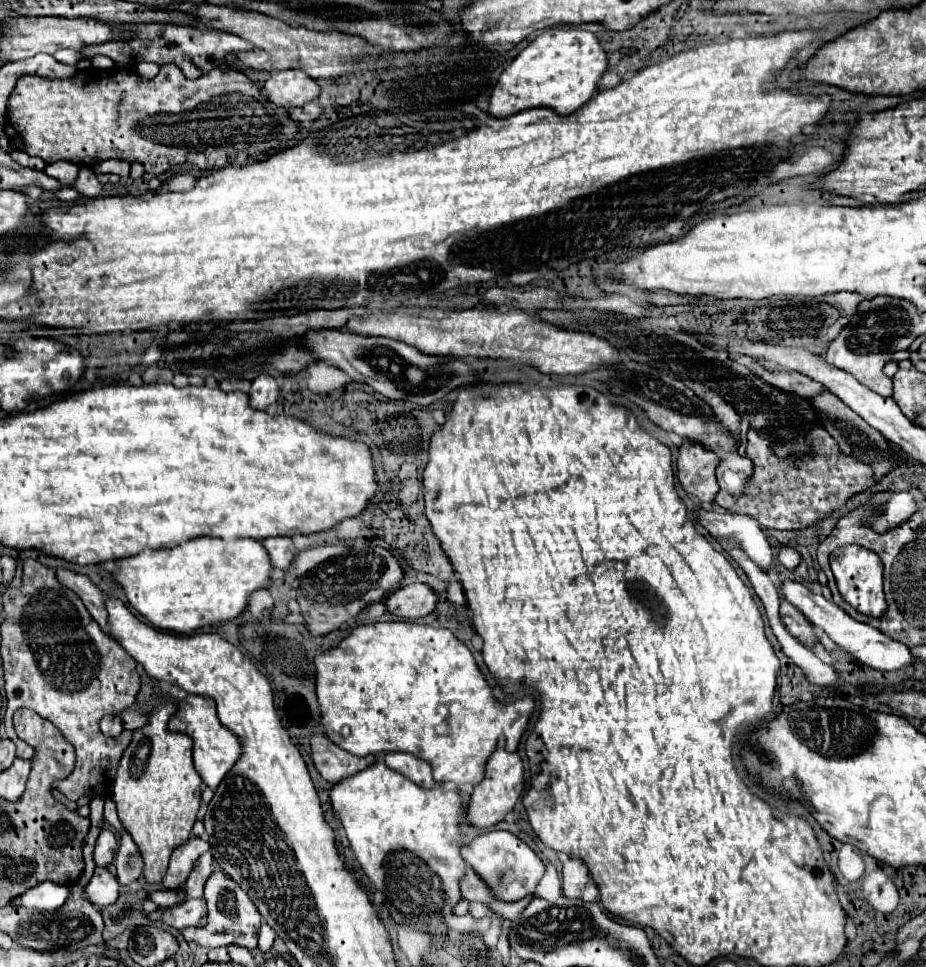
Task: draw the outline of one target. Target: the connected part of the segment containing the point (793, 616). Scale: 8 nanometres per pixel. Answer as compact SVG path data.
M787 600L781 602L779 614L781 614L781 622L783 622L785 628L791 632L791 636L801 638L801 640L805 640L807 644L817 644L817 642L819 642L819 640L815 638L815 634L813 634L813 626L809 624L809 620L807 620L795 606L791 606Z

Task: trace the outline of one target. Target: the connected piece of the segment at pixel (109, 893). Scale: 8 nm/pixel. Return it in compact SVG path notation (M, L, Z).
M95 868L91 882L85 888L85 896L95 906L109 906L117 900L119 882L107 868Z

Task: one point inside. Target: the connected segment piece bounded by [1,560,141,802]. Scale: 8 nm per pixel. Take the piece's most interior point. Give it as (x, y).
(58, 662)

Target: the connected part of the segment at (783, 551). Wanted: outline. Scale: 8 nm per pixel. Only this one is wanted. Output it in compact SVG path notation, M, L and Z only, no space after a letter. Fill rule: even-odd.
M779 548L779 560L787 570L795 570L801 564L801 554L791 548Z

